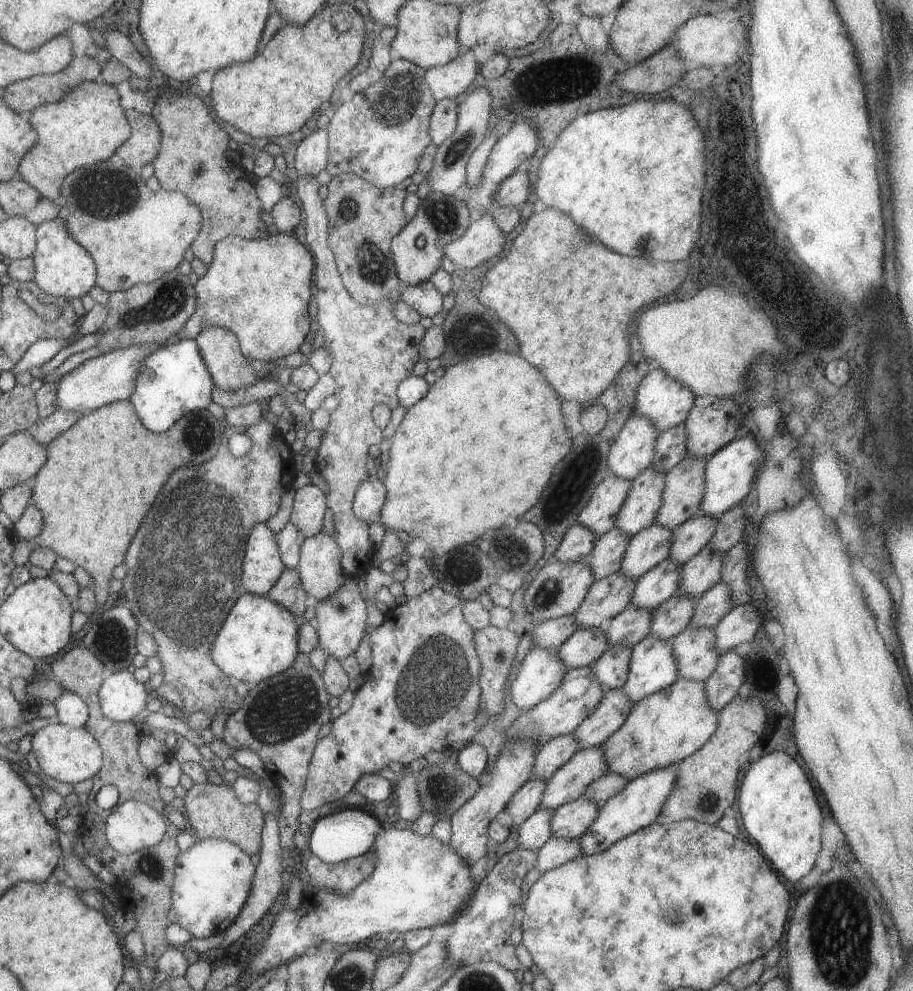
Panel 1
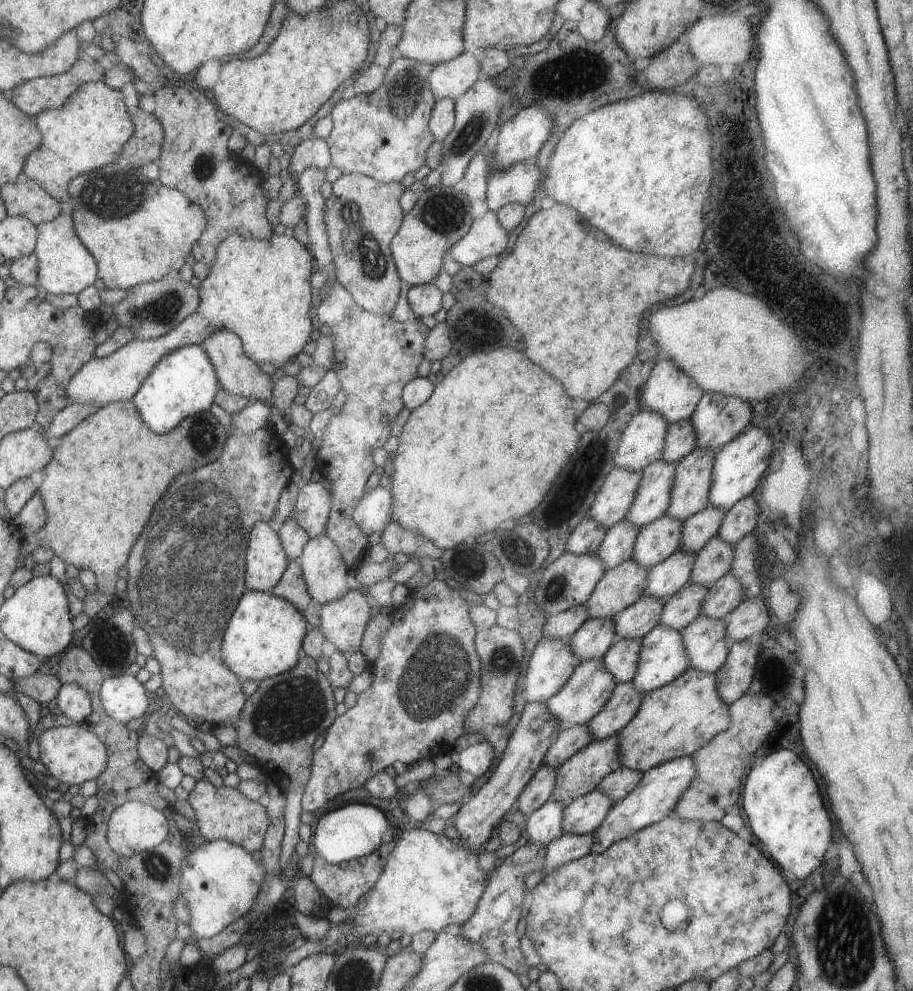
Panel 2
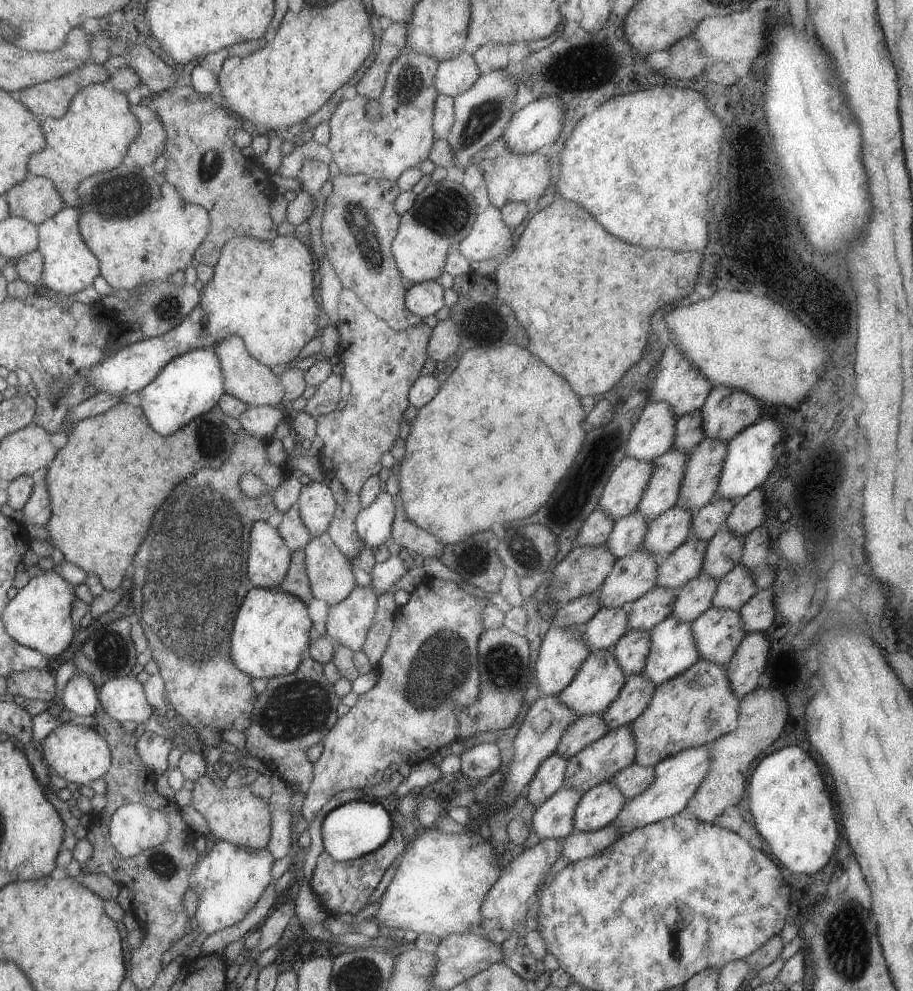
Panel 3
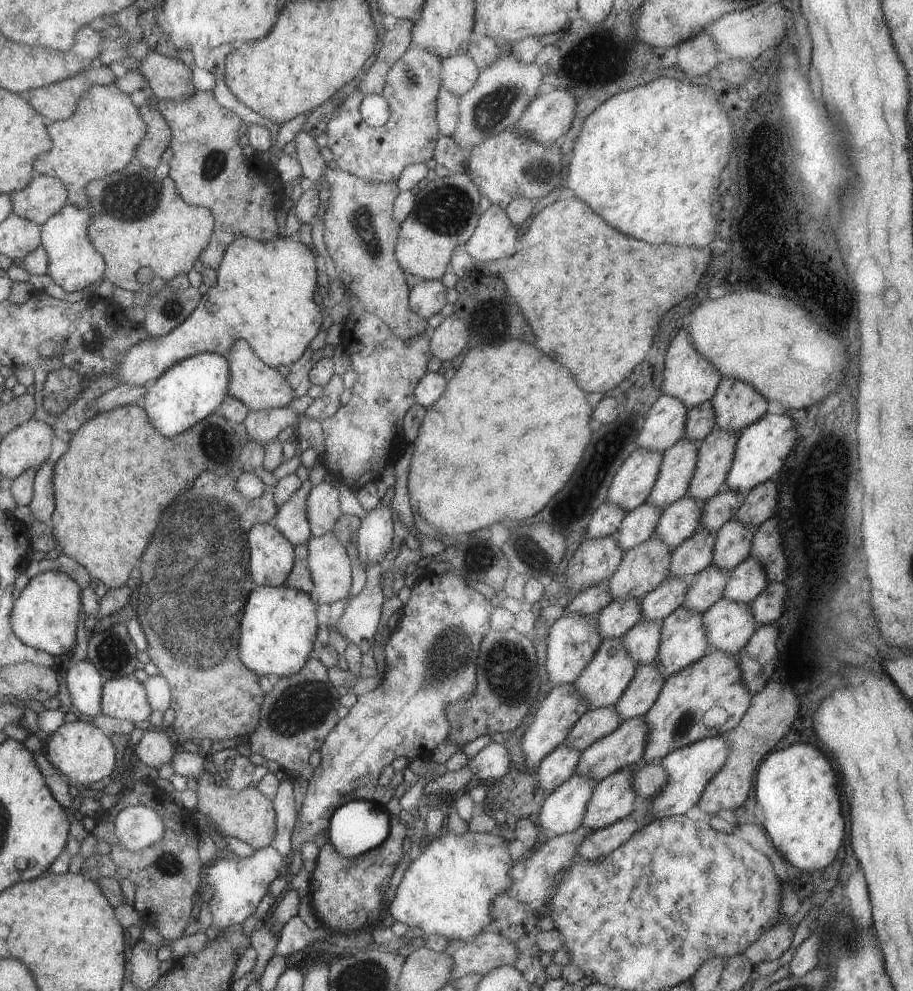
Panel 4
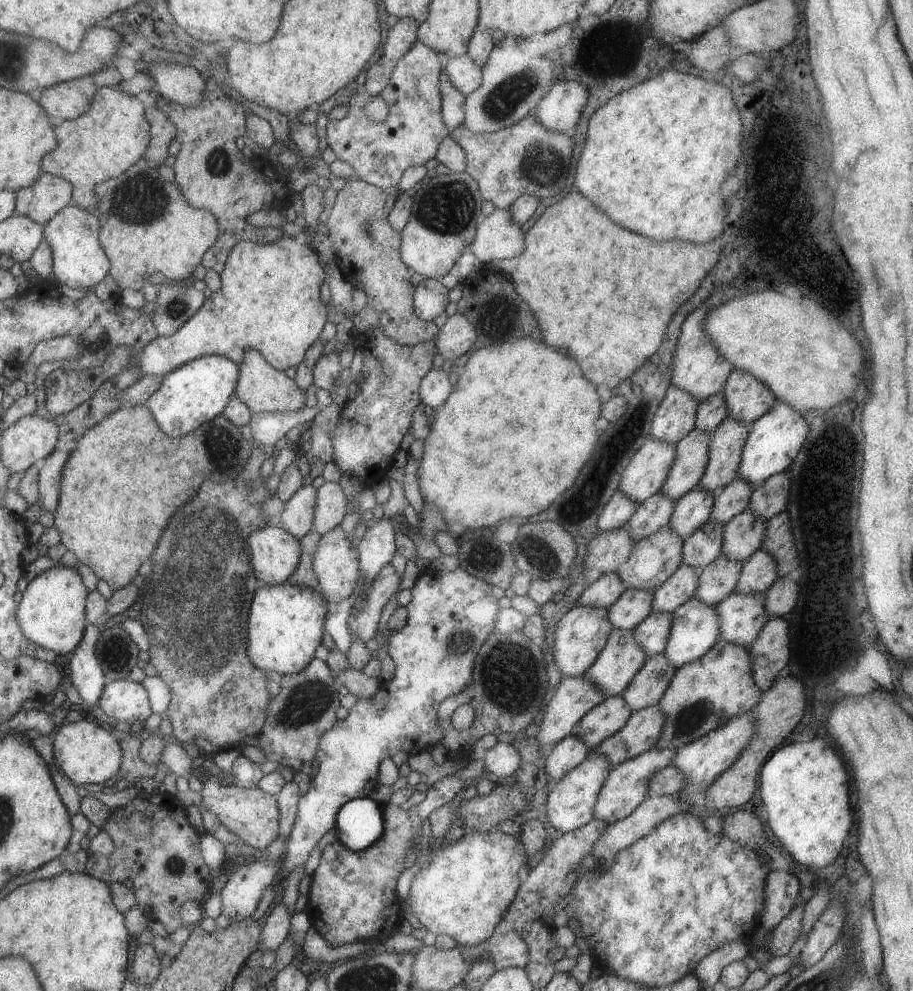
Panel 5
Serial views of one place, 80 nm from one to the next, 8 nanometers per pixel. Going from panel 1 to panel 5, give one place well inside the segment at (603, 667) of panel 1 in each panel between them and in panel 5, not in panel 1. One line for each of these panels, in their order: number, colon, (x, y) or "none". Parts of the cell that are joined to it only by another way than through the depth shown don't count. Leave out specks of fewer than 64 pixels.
2: (620, 659)
3: (630, 651)
4: (641, 640)
5: (651, 633)

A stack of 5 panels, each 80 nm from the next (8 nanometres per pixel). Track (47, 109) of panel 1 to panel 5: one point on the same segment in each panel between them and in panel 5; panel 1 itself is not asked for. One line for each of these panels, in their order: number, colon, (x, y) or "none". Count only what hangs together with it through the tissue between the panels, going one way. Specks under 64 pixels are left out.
2: (87, 132)
3: (92, 136)
4: (100, 137)
5: (112, 133)

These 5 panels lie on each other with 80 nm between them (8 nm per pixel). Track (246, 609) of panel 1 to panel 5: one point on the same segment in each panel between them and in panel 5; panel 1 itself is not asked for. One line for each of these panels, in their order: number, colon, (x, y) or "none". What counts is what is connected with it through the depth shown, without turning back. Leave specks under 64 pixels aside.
2: (263, 638)
3: (271, 632)
4: (277, 631)
5: (285, 623)

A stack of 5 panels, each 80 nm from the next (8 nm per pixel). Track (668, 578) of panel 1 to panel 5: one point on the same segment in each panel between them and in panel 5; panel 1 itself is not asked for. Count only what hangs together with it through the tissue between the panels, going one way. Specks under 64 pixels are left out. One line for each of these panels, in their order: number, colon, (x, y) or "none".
2: (663, 579)
3: (683, 564)
4: (692, 555)
5: (704, 544)

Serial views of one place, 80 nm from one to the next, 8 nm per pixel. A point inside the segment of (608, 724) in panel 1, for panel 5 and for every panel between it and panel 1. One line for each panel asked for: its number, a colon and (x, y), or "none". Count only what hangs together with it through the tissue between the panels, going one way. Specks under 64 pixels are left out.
2: (622, 705)
3: (635, 694)
4: (642, 690)
5: (649, 683)

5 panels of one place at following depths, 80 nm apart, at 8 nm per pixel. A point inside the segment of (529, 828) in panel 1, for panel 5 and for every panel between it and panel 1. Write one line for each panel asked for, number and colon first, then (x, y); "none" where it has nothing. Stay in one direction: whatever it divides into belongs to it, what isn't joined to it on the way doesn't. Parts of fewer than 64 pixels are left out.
2: (543, 825)
3: (551, 820)
4: (561, 811)
5: (569, 804)

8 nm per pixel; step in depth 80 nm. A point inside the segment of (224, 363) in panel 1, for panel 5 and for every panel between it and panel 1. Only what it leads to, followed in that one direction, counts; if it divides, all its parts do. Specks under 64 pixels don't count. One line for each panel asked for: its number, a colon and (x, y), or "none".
2: (237, 374)
3: (244, 378)
4: (251, 381)
5: (264, 389)

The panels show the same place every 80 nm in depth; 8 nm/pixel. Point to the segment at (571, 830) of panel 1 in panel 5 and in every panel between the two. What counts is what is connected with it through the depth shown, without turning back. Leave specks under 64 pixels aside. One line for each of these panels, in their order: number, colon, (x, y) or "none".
2: (582, 815)
3: (598, 806)
4: (612, 798)
5: (626, 786)

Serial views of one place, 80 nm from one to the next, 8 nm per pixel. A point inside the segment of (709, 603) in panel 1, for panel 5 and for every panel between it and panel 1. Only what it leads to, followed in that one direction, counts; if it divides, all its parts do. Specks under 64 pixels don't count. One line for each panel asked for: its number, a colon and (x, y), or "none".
2: (722, 596)
3: (736, 587)
4: (747, 579)
5: (759, 571)

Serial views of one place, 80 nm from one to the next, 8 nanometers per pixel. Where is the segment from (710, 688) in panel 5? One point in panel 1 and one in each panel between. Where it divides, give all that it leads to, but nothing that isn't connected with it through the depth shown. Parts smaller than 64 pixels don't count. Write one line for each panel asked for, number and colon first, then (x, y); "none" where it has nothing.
1: (663, 728)
2: (673, 721)
3: (674, 721)
4: (675, 720)

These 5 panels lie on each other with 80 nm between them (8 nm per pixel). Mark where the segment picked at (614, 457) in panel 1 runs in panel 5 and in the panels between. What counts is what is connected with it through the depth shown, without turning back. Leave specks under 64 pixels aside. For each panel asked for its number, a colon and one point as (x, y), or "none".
2: (641, 443)
3: (652, 435)
4: (664, 423)
5: (675, 416)

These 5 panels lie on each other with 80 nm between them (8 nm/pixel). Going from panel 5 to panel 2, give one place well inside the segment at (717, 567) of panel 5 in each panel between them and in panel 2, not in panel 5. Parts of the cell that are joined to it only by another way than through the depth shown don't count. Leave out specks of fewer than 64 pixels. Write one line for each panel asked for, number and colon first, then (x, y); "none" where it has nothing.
2: (680, 609)
3: (694, 598)
4: (704, 588)

